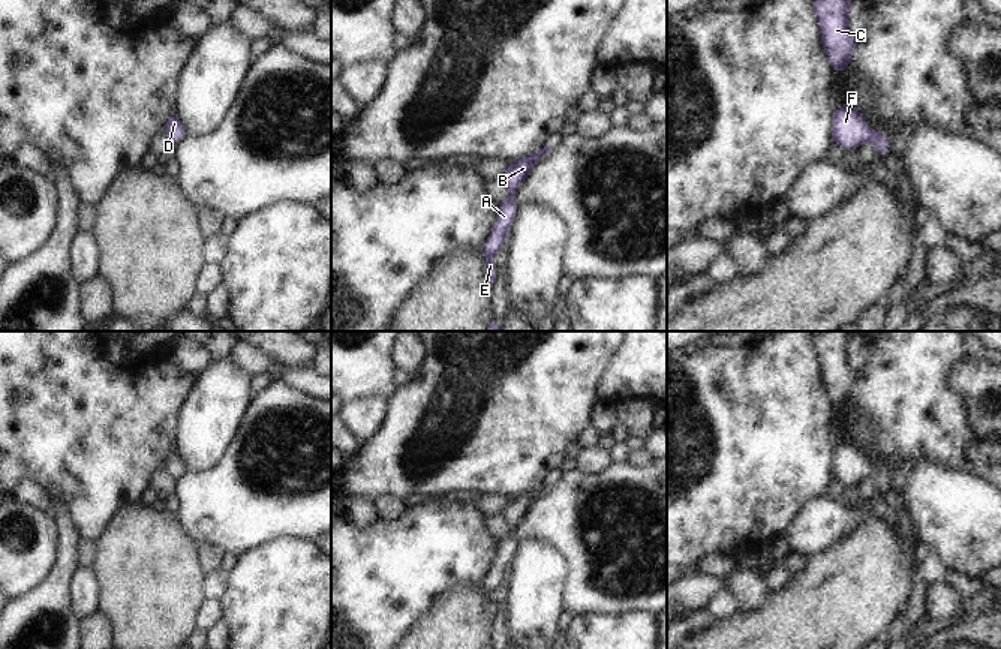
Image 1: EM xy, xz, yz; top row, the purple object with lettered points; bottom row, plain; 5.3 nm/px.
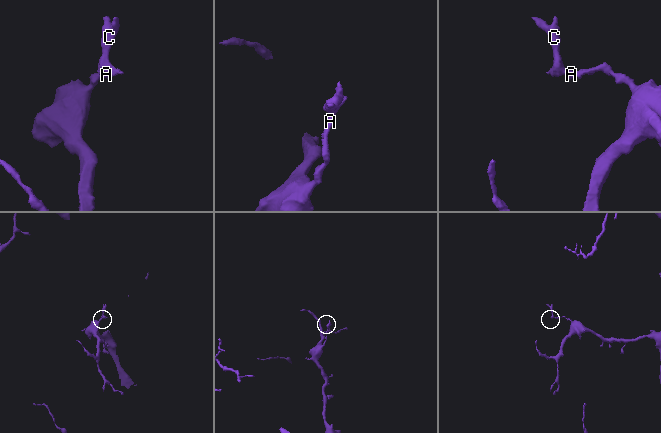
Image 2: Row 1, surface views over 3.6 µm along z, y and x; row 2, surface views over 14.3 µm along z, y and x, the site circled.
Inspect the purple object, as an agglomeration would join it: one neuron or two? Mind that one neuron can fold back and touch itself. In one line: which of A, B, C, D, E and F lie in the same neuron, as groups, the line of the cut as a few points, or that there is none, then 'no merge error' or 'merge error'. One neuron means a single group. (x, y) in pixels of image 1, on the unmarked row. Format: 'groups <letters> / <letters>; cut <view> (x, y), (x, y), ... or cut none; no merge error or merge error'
groups A B C D E F; cut none; no merge error

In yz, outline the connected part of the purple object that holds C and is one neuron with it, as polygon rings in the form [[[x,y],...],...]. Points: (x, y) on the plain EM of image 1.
[[[824,331],[823,334],[812,334],[812,343],[830,402],[842,411],[851,400],[857,381],[857,375],[848,367],[853,337],[848,331]]]

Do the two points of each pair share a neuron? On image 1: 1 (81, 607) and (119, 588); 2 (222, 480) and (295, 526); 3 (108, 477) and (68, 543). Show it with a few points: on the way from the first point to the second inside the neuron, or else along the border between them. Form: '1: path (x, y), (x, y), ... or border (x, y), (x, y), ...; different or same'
1: border (90, 567), (101, 589), (99, 610); different
2: path (240, 498), (270, 501), (277, 508); same
3: border (56, 499), (65, 505), (81, 540); different

